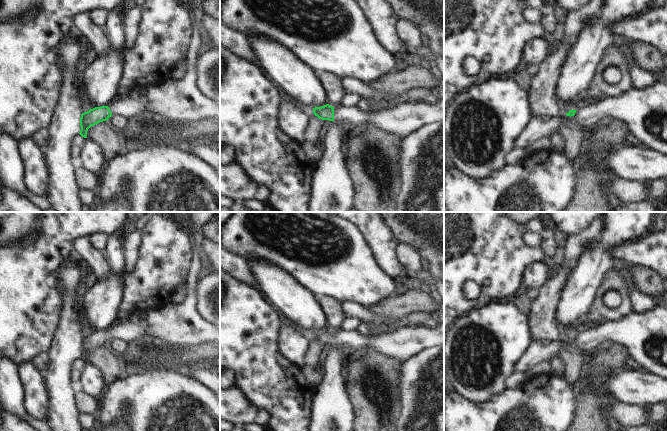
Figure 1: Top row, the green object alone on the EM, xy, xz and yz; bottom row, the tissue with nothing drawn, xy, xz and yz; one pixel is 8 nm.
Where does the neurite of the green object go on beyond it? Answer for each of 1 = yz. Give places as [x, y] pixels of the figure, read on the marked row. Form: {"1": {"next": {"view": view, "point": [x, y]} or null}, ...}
{"1": {"next": {"view": "yz", "point": [567, 107]}}}

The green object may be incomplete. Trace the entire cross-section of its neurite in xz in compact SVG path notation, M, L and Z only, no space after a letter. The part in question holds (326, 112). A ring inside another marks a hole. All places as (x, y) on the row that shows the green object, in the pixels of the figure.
M444 94L434 104L423 101L404 101L383 111L370 113L360 111L357 107L332 107L326 104L313 108L313 113L319 119L354 126L367 124L403 139L425 125L444 121Z

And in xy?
M191 0L193 3L191 14L195 16L195 24L192 26L192 36L190 39L190 47L185 59L186 73L179 80L169 79L163 84L149 86L145 89L143 95L130 95L122 92L108 106L95 107L81 114L80 118L80 135L87 138L87 131L91 126L108 120L113 116L122 116L128 119L130 116L138 114L161 114L167 121L183 123L187 126L201 120L216 119L220 121L220 104L212 99L204 96L196 87L196 60L202 50L199 37L201 29L201 18L203 15L204 0Z

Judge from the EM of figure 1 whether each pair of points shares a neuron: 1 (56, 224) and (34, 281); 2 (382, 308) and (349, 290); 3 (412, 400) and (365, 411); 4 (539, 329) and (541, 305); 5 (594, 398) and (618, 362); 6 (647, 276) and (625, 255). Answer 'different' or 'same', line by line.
1: same
2: different
3: different
4: same
5: same
6: different

